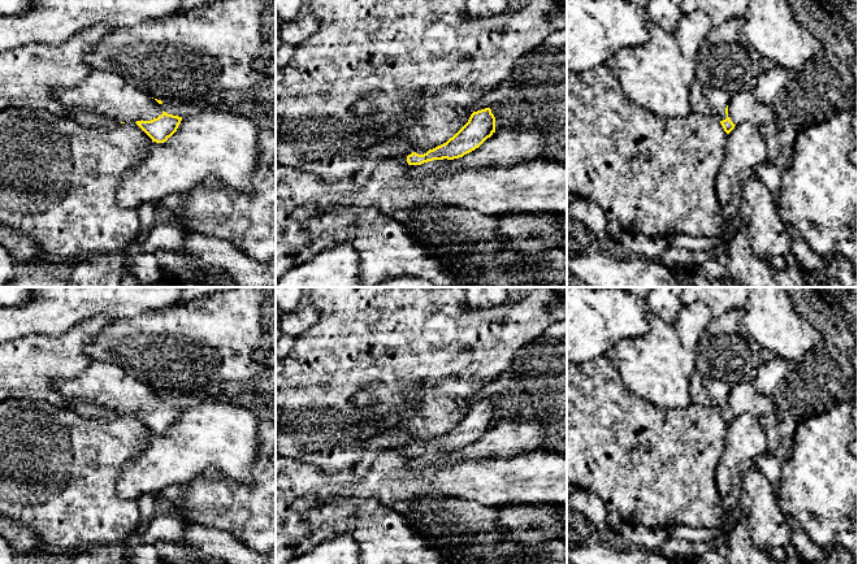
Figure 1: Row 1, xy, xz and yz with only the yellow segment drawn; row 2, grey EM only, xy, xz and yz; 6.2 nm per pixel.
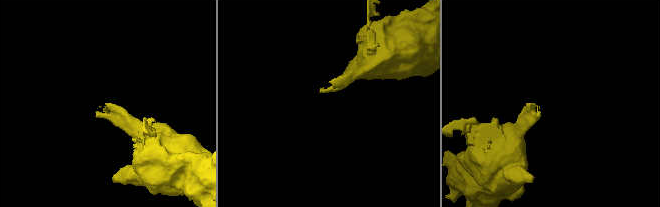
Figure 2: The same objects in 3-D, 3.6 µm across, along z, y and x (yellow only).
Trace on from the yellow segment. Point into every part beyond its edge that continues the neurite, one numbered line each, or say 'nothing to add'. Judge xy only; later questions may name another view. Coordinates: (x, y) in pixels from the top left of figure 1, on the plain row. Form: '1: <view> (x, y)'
1: xy (105, 385)

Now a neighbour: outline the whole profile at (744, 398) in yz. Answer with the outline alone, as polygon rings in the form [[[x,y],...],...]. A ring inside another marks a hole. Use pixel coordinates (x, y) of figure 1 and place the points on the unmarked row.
[[[751,381],[737,382],[731,387],[728,408],[734,416],[749,413],[758,420],[767,434],[768,452],[780,447],[783,437],[775,403],[770,396],[759,394]]]

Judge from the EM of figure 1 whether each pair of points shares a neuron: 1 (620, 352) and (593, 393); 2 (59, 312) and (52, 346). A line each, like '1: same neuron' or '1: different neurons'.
1: different neurons
2: different neurons

